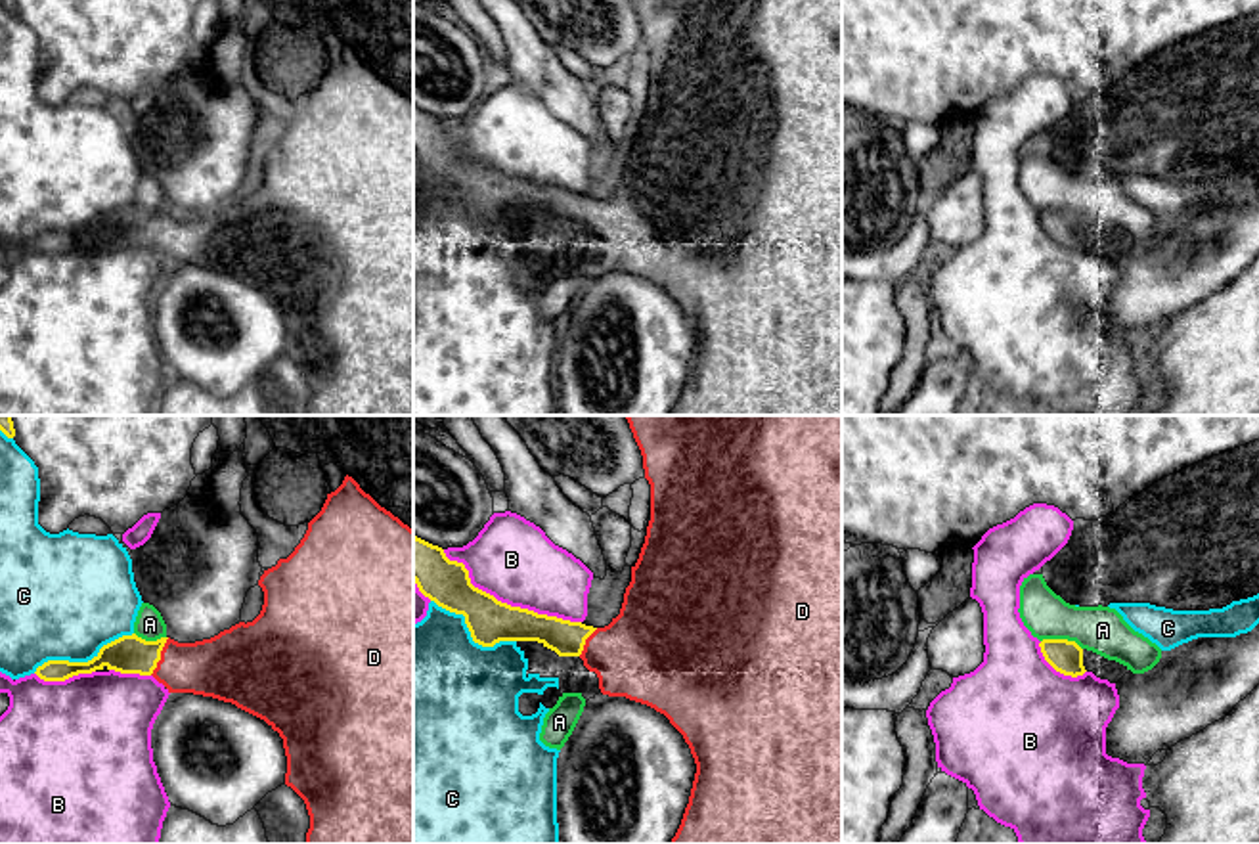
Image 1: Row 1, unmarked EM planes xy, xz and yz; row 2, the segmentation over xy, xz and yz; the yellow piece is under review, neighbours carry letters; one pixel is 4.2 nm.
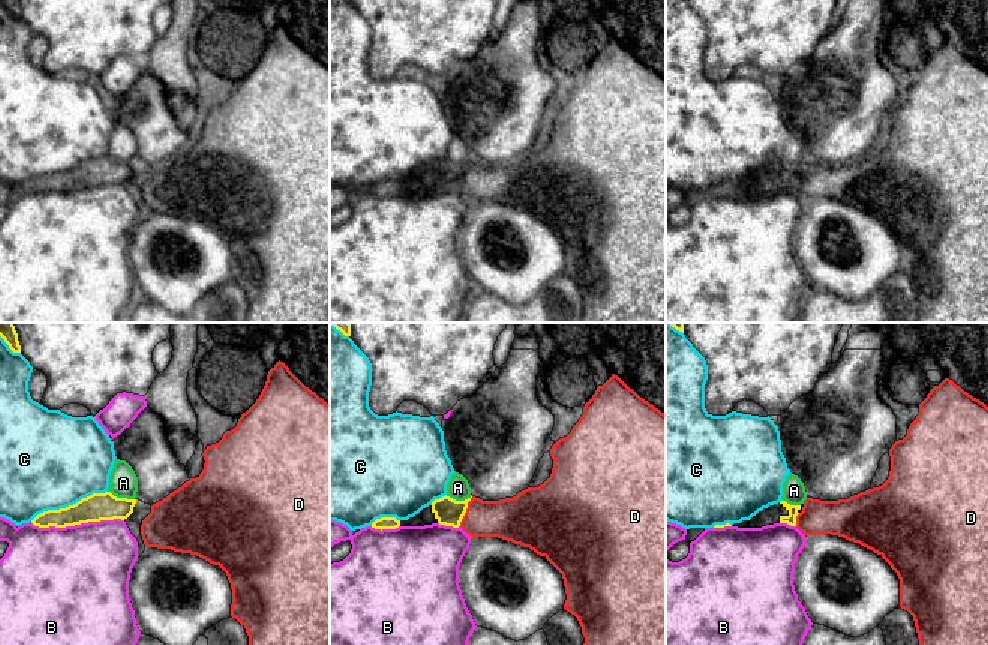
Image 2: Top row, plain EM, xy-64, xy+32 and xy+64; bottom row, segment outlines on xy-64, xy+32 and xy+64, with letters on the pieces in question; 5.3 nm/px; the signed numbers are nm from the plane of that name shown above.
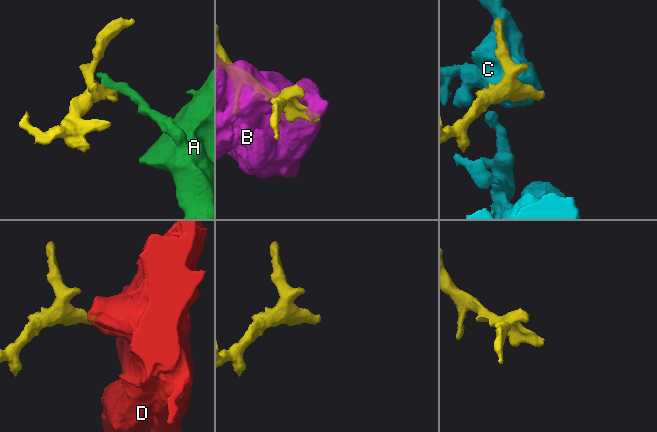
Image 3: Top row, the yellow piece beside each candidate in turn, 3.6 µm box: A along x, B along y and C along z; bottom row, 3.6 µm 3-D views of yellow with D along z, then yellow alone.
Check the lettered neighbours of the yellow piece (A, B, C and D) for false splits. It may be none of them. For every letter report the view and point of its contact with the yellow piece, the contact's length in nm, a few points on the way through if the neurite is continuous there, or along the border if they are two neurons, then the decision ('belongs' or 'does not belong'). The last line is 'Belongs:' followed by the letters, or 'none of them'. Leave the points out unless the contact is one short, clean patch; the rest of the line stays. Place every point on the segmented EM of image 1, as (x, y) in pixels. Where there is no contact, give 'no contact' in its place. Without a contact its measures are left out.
A: meets yellow in yz at (1062, 640); contact 180 nm long; border along yz (1041, 640), (1072, 640), (1082, 649); does not belong
B: meets yellow in xz at (506, 603); contact 650 nm long; does not belong
C: meets yellow in xy at (83, 663); contact 460 nm long; does not belong
D: meets yellow in xy at (159, 657); contact 180 nm long; runs through xy (129, 655), (159, 657), (178, 666), (217, 666); belongs
Belongs: D

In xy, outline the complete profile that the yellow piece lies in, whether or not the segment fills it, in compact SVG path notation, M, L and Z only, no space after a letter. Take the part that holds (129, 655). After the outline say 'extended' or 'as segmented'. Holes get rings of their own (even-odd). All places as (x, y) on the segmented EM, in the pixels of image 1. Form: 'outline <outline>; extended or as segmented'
outline M346 475L342 484L327 494L321 511L308 522L308 530L295 551L264 570L258 586L264 591L260 614L253 622L239 622L210 639L195 643L178 643L170 637L145 641L132 633L103 645L88 662L48 660L34 674L44 681L65 681L78 674L107 668L121 674L153 676L168 693L193 693L232 702L264 720L283 739L287 756L285 785L304 800L310 815L304 844L413 844L413 530Z; extended

